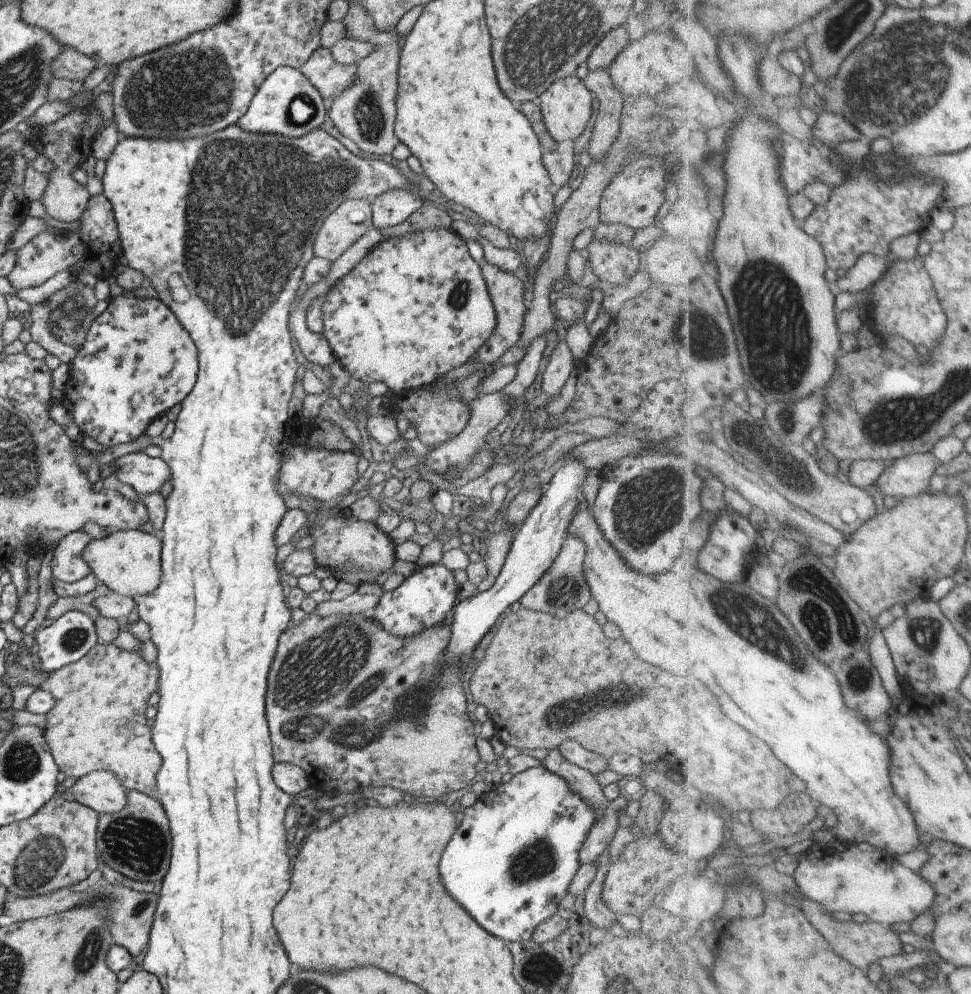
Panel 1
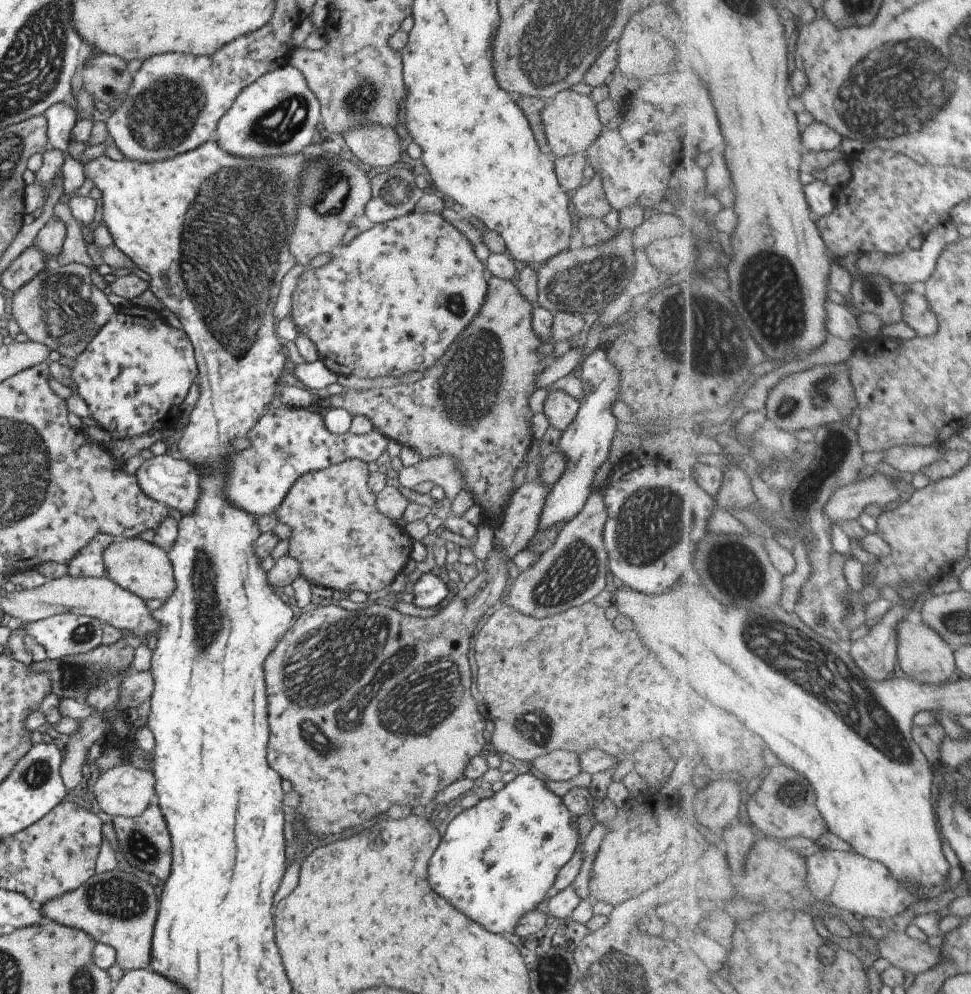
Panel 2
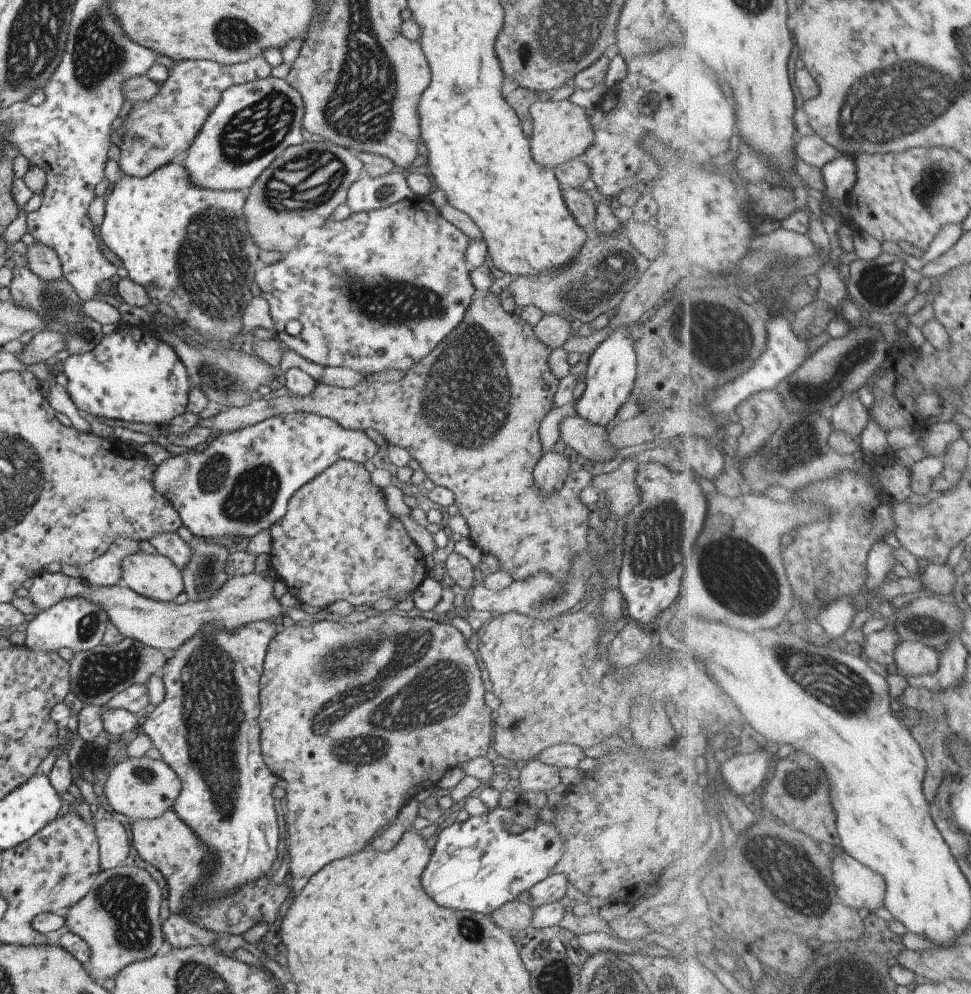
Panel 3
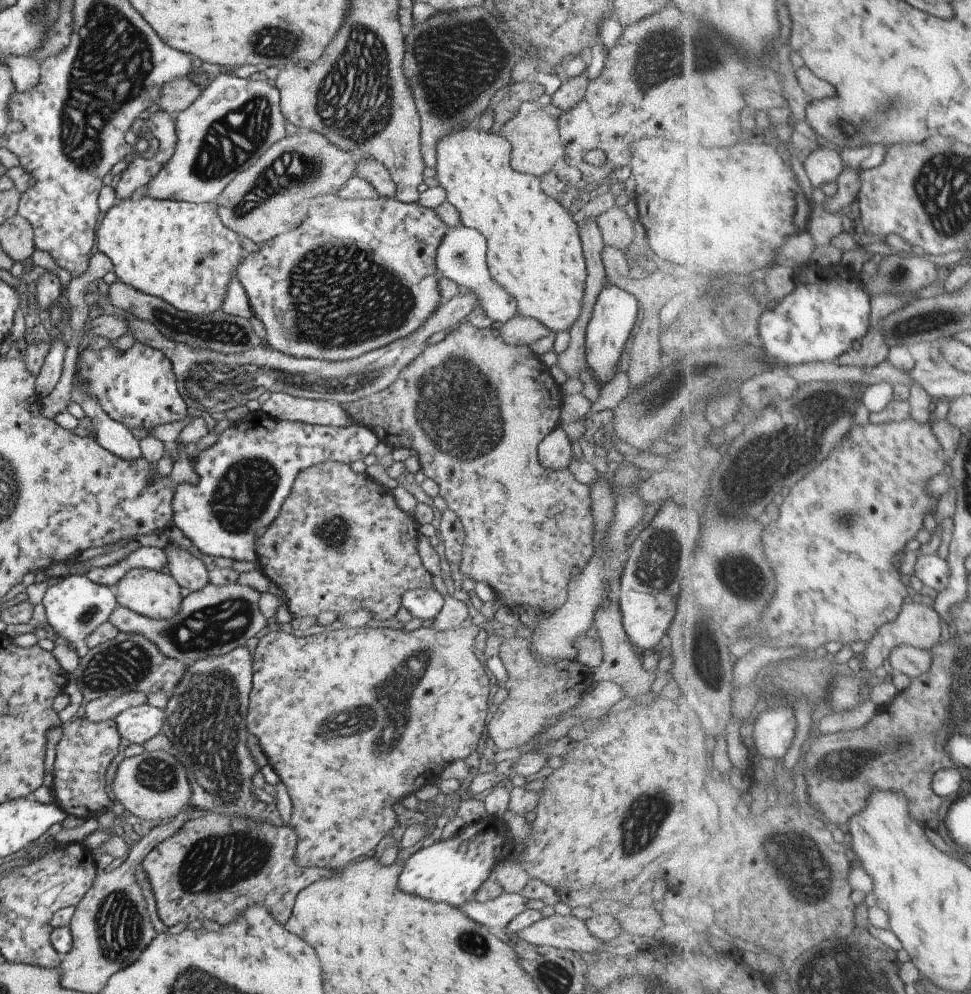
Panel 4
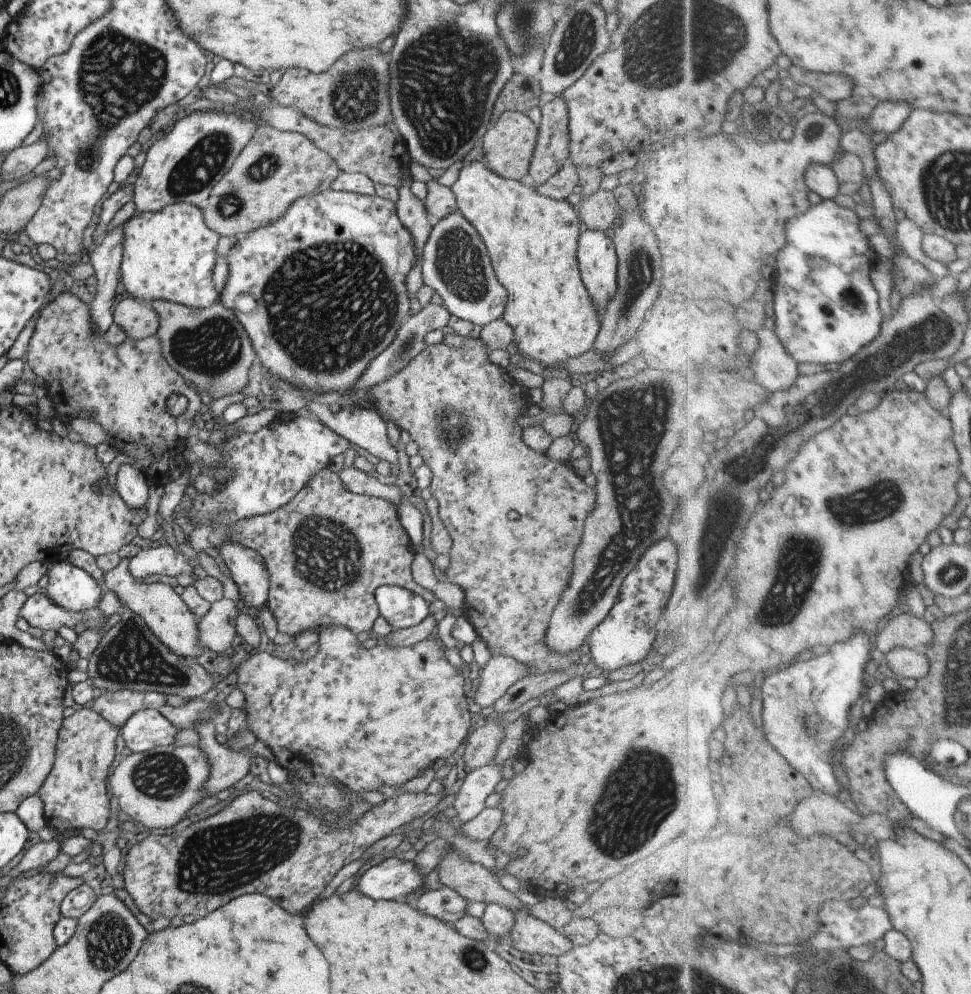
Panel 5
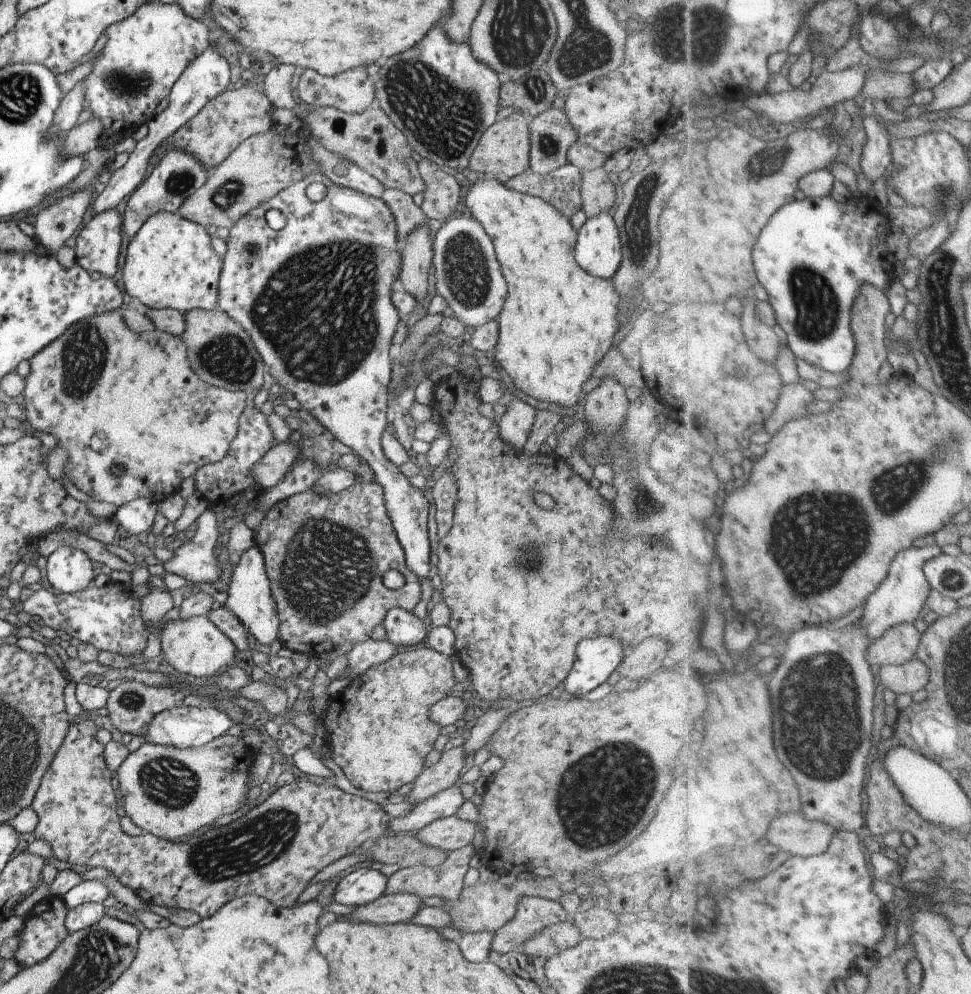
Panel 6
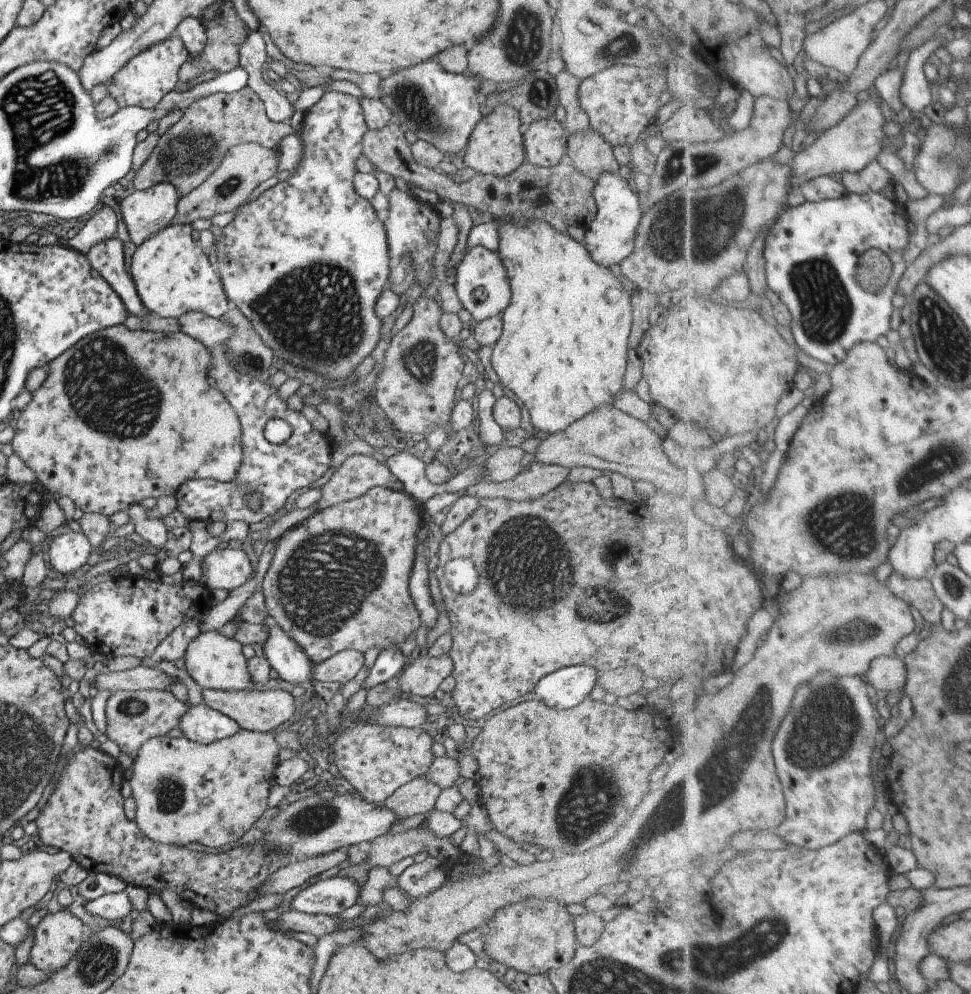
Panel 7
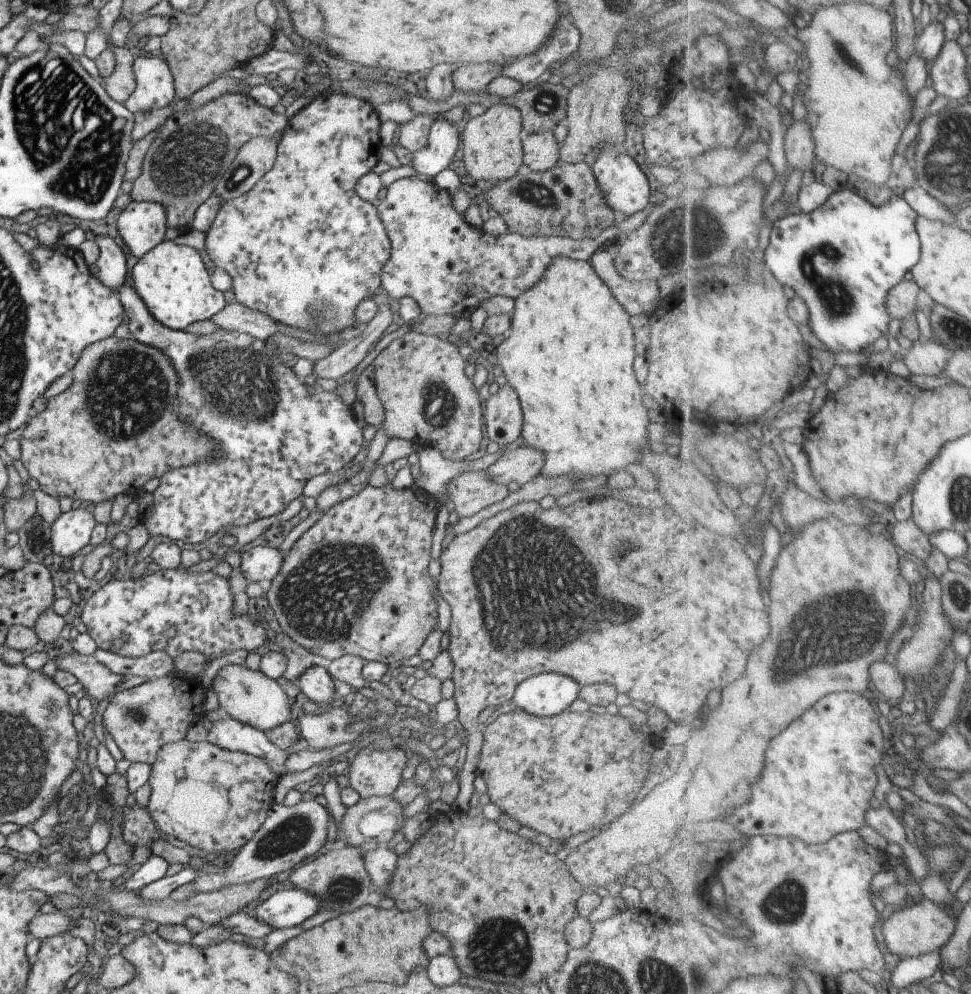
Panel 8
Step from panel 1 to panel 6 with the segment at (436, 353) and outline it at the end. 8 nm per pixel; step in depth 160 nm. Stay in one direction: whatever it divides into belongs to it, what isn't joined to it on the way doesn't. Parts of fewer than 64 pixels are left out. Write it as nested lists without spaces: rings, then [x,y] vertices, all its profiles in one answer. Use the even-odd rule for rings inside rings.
[[[315,173],[303,177],[295,184],[289,185],[281,192],[278,192],[271,200],[261,203],[258,207],[252,208],[248,213],[239,217],[233,226],[228,229],[226,238],[226,252],[223,257],[223,264],[220,266],[218,278],[218,293],[216,306],[225,314],[229,315],[243,330],[249,335],[254,344],[256,353],[261,362],[265,365],[266,371],[275,380],[278,386],[283,386],[285,390],[293,394],[295,400],[299,402],[301,409],[309,412],[323,428],[332,434],[344,446],[348,446],[353,453],[360,458],[364,458],[368,467],[372,470],[373,480],[381,485],[384,496],[384,507],[387,516],[390,518],[392,529],[396,534],[397,540],[404,552],[404,561],[407,568],[416,576],[423,578],[427,576],[429,570],[429,542],[427,541],[427,500],[423,496],[421,489],[413,487],[397,467],[389,462],[381,452],[379,444],[380,434],[389,427],[389,420],[385,419],[385,411],[390,404],[388,400],[387,384],[390,380],[391,368],[391,338],[396,326],[400,324],[403,317],[398,314],[396,308],[391,304],[390,296],[395,288],[398,276],[397,268],[400,267],[401,250],[397,248],[396,224],[393,215],[387,205],[379,198],[375,198],[355,189],[340,187],[333,184],[323,174]],[[312,182],[321,182],[325,186],[325,196],[317,202],[311,201],[305,195],[305,188]],[[274,208],[283,214],[285,224],[279,230],[273,230],[265,221],[265,212]],[[251,244],[251,250],[245,250],[245,246]]]

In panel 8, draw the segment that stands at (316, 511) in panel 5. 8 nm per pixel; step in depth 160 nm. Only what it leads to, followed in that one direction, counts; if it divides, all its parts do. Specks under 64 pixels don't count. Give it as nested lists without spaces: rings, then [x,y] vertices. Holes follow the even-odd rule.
[[[389,482],[380,487],[367,484],[352,497],[330,506],[312,526],[293,542],[290,549],[283,555],[277,574],[266,584],[263,598],[271,608],[283,634],[307,652],[317,655],[327,662],[344,654],[358,656],[367,663],[382,662],[389,665],[399,661],[413,662],[417,657],[418,648],[424,643],[425,637],[436,624],[435,602],[431,597],[431,591],[436,590],[436,582],[427,575],[426,568],[429,562],[431,532],[435,526],[438,506],[439,502],[421,488],[394,489]]]

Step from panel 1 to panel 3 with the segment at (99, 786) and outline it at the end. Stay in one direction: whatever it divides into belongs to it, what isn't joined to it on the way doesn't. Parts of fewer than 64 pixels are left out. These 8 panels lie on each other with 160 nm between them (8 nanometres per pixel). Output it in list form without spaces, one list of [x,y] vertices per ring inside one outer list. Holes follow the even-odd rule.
[[[146,756],[126,757],[109,770],[101,796],[106,798],[106,804],[113,811],[131,820],[151,820],[159,818],[163,812],[171,809],[171,804],[177,800],[181,792],[181,782],[177,778],[175,772],[163,760],[151,760]]]

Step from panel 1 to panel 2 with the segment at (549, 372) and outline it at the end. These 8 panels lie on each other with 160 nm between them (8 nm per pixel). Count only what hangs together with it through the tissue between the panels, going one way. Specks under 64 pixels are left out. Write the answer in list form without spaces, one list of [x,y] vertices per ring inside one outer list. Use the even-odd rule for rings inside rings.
[[[549,390],[543,400],[543,412],[547,423],[558,432],[565,432],[578,412],[578,403],[561,390]]]

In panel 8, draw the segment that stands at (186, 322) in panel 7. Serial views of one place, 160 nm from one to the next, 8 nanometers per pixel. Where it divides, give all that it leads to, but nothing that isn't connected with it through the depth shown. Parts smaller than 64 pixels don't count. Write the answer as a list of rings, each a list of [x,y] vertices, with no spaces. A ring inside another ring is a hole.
[[[237,301],[225,305],[209,319],[219,330],[239,332],[252,336],[253,339],[268,340],[271,335],[278,335],[272,320],[258,311],[251,310]]]

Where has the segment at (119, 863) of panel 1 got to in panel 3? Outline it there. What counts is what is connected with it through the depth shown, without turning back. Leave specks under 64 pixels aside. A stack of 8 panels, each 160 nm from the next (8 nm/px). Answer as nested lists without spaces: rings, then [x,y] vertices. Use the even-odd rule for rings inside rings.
[[[172,809],[163,812],[159,818],[133,822],[132,833],[133,846],[139,858],[157,869],[165,879],[169,894],[167,897],[169,912],[177,912],[177,916],[189,917],[187,906],[181,904],[181,898],[191,888],[191,884],[199,882],[203,876],[209,874],[209,870],[213,868],[211,856],[195,840],[191,830],[183,824],[183,820],[179,820],[179,816]]]

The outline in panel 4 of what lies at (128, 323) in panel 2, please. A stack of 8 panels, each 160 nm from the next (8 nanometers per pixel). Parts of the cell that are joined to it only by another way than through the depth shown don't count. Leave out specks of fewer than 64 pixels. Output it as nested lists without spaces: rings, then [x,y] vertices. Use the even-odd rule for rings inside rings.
[[[135,341],[123,352],[114,345],[101,350],[87,348],[78,354],[81,356],[75,360],[75,368],[79,368],[77,378],[87,384],[89,394],[95,396],[111,420],[130,429],[154,428],[186,417],[187,408],[176,388],[171,364],[159,350]]]

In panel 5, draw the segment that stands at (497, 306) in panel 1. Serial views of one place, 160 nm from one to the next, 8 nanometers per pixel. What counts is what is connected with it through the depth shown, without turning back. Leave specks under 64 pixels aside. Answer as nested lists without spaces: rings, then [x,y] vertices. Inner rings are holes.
[[[479,330],[472,333],[475,338],[463,337],[463,345],[453,347],[444,343],[427,345],[421,349],[395,376],[386,381],[373,385],[364,390],[364,398],[374,405],[375,412],[387,422],[393,422],[399,430],[409,433],[410,440],[418,446],[416,454],[422,458],[422,464],[431,471],[429,488],[432,492],[431,498],[438,502],[438,515],[441,522],[445,525],[451,539],[450,551],[445,559],[439,562],[444,572],[444,581],[457,584],[465,593],[465,610],[461,614],[473,626],[480,636],[485,640],[492,657],[503,655],[517,659],[525,668],[526,676],[543,674],[549,670],[559,673],[565,670],[572,662],[578,663],[577,649],[567,655],[560,655],[550,651],[542,642],[544,632],[548,627],[548,620],[560,599],[562,590],[566,587],[572,571],[572,556],[577,545],[581,542],[584,533],[584,522],[587,515],[592,511],[596,502],[596,493],[593,488],[585,485],[580,477],[568,464],[560,464],[559,461],[550,459],[543,453],[533,452],[522,439],[522,427],[517,424],[517,418],[522,416],[525,403],[528,403],[527,389],[519,385],[513,377],[510,377],[505,369],[497,367],[487,356],[490,349],[480,339]]]

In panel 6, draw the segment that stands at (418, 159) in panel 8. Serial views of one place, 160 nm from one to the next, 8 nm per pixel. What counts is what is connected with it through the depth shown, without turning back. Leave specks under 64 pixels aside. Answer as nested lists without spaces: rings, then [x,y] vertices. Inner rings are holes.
[[[441,24],[431,26],[423,40],[403,54],[391,56],[381,64],[374,80],[374,105],[381,109],[393,126],[407,139],[407,144],[421,159],[435,163],[447,172],[461,172],[468,168],[468,158],[483,131],[495,122],[501,77],[489,66],[480,63],[471,52],[467,41],[454,43]]]

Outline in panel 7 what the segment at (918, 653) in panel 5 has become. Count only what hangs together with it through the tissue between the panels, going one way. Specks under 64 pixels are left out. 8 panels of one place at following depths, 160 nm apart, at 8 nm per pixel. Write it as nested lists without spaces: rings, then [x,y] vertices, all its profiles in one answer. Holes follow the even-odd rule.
[[[897,656],[877,657],[867,672],[869,683],[875,690],[886,693],[906,690],[910,673],[903,658]]]

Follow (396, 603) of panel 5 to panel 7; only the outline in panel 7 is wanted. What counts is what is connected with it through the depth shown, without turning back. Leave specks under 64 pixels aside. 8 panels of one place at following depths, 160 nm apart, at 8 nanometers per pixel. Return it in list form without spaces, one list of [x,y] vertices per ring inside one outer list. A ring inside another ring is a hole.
[[[387,647],[378,652],[373,665],[365,677],[363,677],[363,687],[377,686],[385,683],[388,679],[396,676],[405,663],[406,657],[403,656],[403,649]]]

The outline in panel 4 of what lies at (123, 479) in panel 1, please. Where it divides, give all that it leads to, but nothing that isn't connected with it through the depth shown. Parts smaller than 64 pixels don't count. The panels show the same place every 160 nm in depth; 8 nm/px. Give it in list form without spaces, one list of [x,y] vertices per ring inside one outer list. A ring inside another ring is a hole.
[[[261,410],[255,414],[257,416],[238,420],[223,430],[214,444],[197,454],[195,464],[190,464],[199,478],[197,484],[173,485],[171,526],[177,527],[191,545],[200,551],[200,555],[257,564],[254,541],[265,526],[277,517],[283,500],[291,491],[295,476],[326,461],[348,465],[355,460],[362,460],[379,441],[371,430],[360,425],[333,428],[305,422],[271,420]]]

